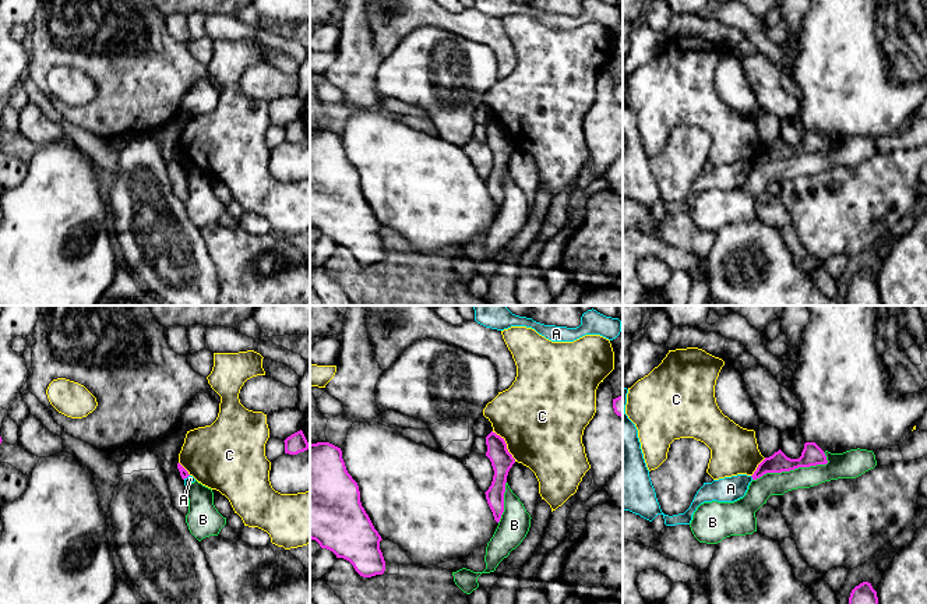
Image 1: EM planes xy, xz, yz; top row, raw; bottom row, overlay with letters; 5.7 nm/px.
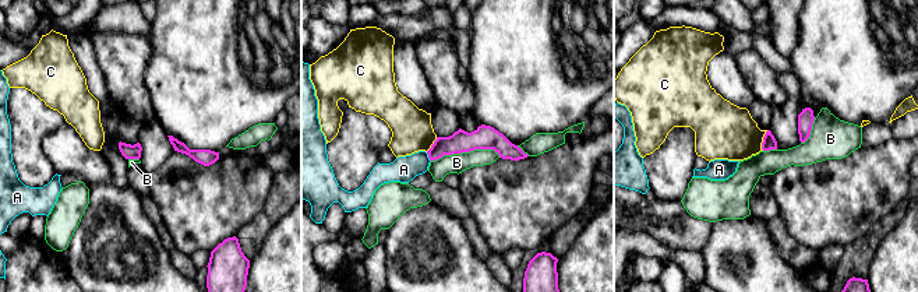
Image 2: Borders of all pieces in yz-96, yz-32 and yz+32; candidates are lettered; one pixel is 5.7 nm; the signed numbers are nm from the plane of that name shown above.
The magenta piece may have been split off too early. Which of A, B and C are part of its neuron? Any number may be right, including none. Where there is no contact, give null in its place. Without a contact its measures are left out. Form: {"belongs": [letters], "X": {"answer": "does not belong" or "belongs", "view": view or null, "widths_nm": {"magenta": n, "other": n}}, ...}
{"belongs": [], "A": {"answer": "does not belong", "view": "yz", "widths_nm": {"magenta": 110, "other": 140}}, "B": {"answer": "does not belong", "view": "yz", "widths_nm": {"magenta": 120, "other": 140}}, "C": {"answer": "does not belong", "view": "xz", "widths_nm": {"magenta": 130, "other": 480}}}

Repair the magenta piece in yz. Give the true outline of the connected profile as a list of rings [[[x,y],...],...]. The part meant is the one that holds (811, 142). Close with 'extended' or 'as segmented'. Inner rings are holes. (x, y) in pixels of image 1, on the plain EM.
[[[806,130],[801,144],[799,146],[787,145],[780,137],[772,144],[765,145],[751,163],[752,167],[762,165],[766,160],[790,159],[799,155],[810,155],[817,152],[826,152],[824,138],[815,130]]]; as segmented

